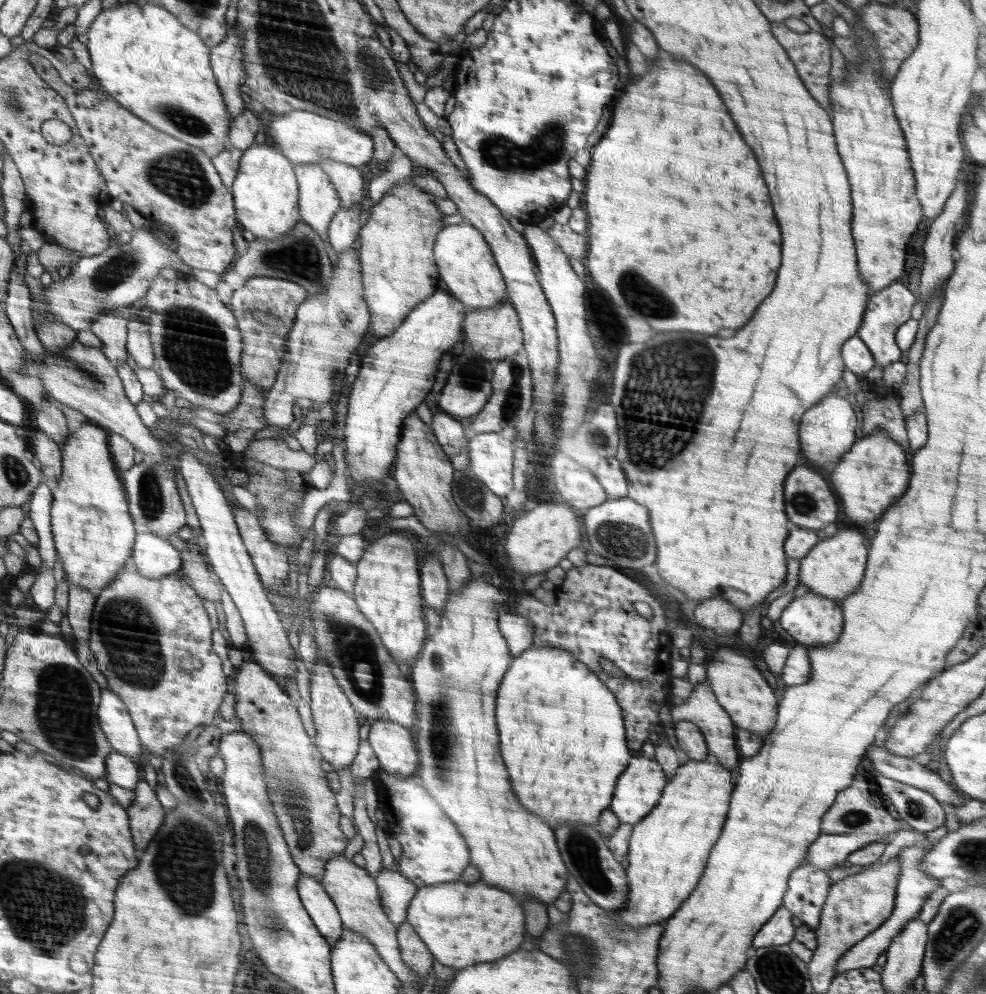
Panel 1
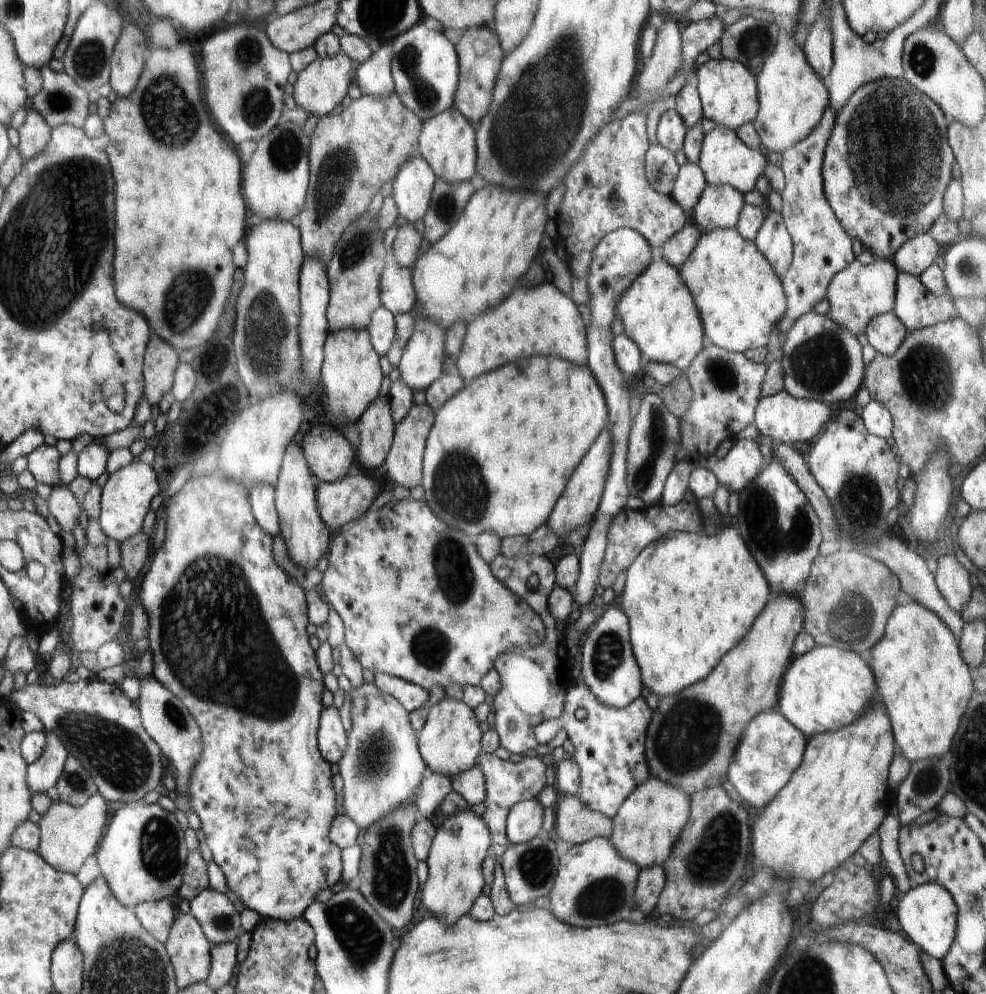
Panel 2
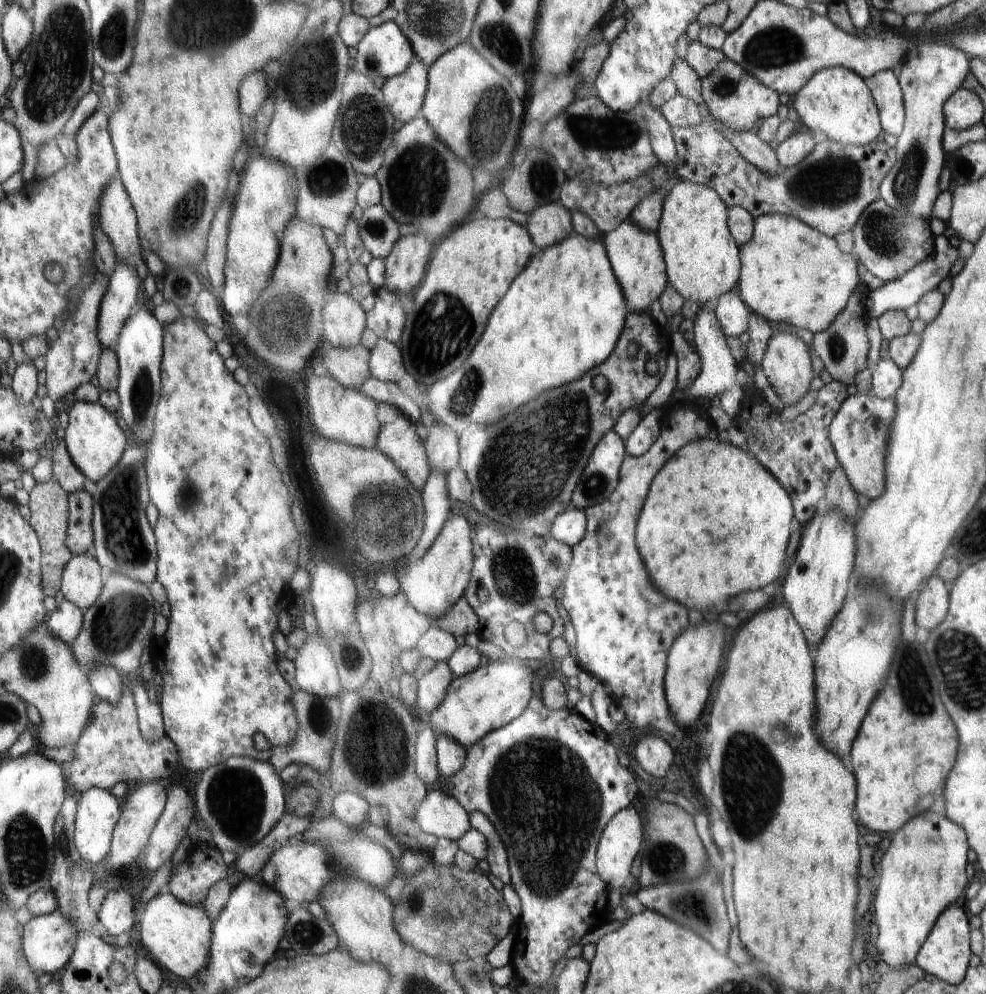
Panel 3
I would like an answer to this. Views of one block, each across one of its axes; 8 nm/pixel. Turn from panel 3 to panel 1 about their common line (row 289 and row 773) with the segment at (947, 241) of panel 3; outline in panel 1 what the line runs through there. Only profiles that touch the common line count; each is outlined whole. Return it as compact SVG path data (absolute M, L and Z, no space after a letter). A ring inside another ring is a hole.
M883 745L881 747L871 746L868 751L871 751L869 759L872 767L877 771L877 776L884 776L924 789L940 801L952 804L954 807L964 804L962 794L959 794L956 788L946 784L938 772L932 771L912 759L890 754L883 748Z

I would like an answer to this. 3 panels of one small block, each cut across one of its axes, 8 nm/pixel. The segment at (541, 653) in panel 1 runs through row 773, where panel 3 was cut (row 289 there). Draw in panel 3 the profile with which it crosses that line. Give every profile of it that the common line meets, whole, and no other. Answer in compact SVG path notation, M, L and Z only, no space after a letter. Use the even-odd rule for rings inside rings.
M572 232L548 250L536 252L532 266L528 266L528 270L516 278L516 286L508 290L508 298L496 306L496 314L492 314L492 326L488 326L488 334L480 338L476 354L472 354L464 366L461 365L444 381L428 388L425 406L420 407L420 410L429 409L434 418L460 433L472 424L498 422L508 414L508 410L514 412L540 392L558 388L562 384L568 385L572 380L579 381L585 373L603 365L618 343L627 314L626 300L602 238L584 237Z

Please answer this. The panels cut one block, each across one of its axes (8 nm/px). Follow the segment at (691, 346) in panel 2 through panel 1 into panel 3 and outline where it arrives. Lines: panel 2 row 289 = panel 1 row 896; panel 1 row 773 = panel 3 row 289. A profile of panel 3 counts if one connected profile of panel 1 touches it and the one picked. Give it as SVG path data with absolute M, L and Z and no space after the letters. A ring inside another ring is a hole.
M686 179L672 183L663 200L663 210L655 234L659 238L663 255L666 257L667 279L670 285L683 297L696 301L702 305L708 304L713 299L719 299L732 291L738 282L738 272L742 252L732 238L727 219L730 213L727 204L720 199L714 188L704 183L694 183Z

